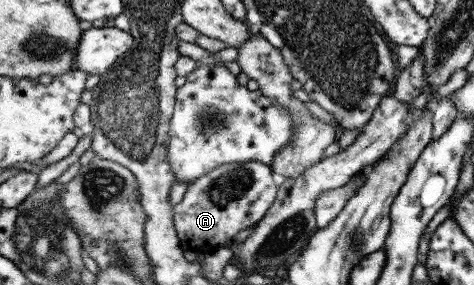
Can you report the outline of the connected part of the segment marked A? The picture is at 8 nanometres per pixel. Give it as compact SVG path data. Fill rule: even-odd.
M238 162L216 166L189 183L182 199L172 206L172 223L181 246L208 252L254 225L267 212L278 189L271 173L270 166L262 162Z

